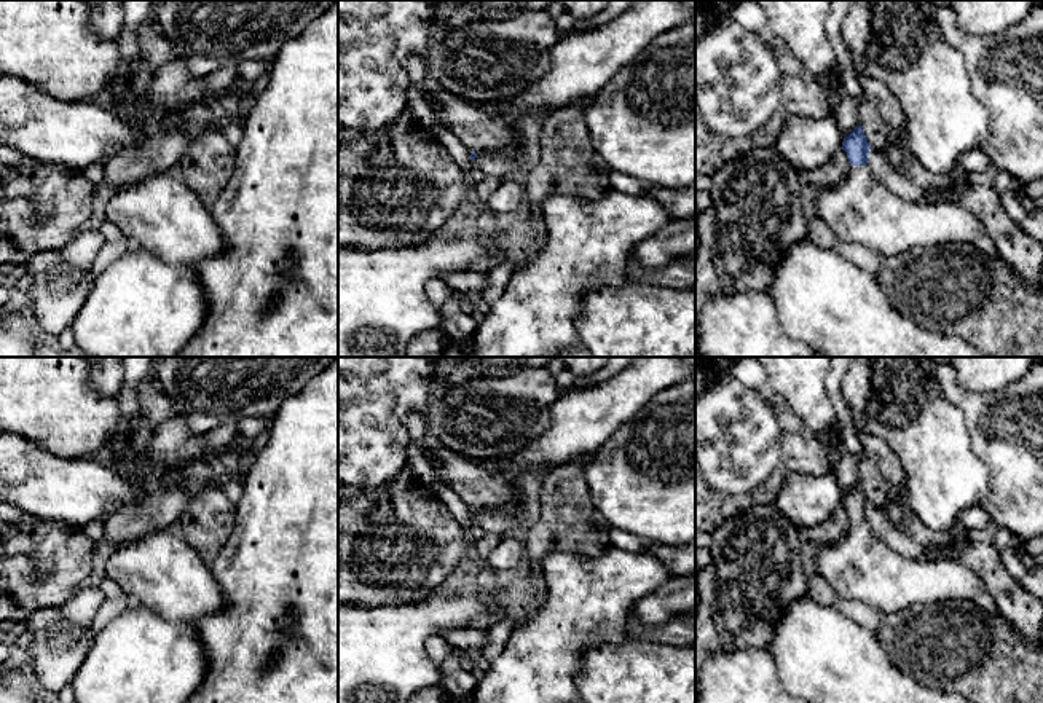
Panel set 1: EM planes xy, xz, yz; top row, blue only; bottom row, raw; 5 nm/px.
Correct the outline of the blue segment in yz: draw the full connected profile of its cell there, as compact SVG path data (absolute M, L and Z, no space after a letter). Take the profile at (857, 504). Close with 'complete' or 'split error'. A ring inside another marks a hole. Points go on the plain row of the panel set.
M860 481L844 494L842 507L852 523L848 532L837 544L820 547L815 560L817 572L831 585L837 599L864 603L884 614L946 599L971 599L989 614L997 611L982 579L962 563L952 558L907 558L880 542L868 524L871 502Z; split error

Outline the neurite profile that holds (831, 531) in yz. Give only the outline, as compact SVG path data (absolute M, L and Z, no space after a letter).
M839 505L828 521L812 526L801 534L804 540L813 542L818 547L832 545L844 539L850 524L847 510Z

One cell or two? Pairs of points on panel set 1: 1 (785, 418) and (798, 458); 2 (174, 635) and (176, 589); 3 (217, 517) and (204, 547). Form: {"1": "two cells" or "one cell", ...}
{"1": "one cell", "2": "two cells", "3": "one cell"}

